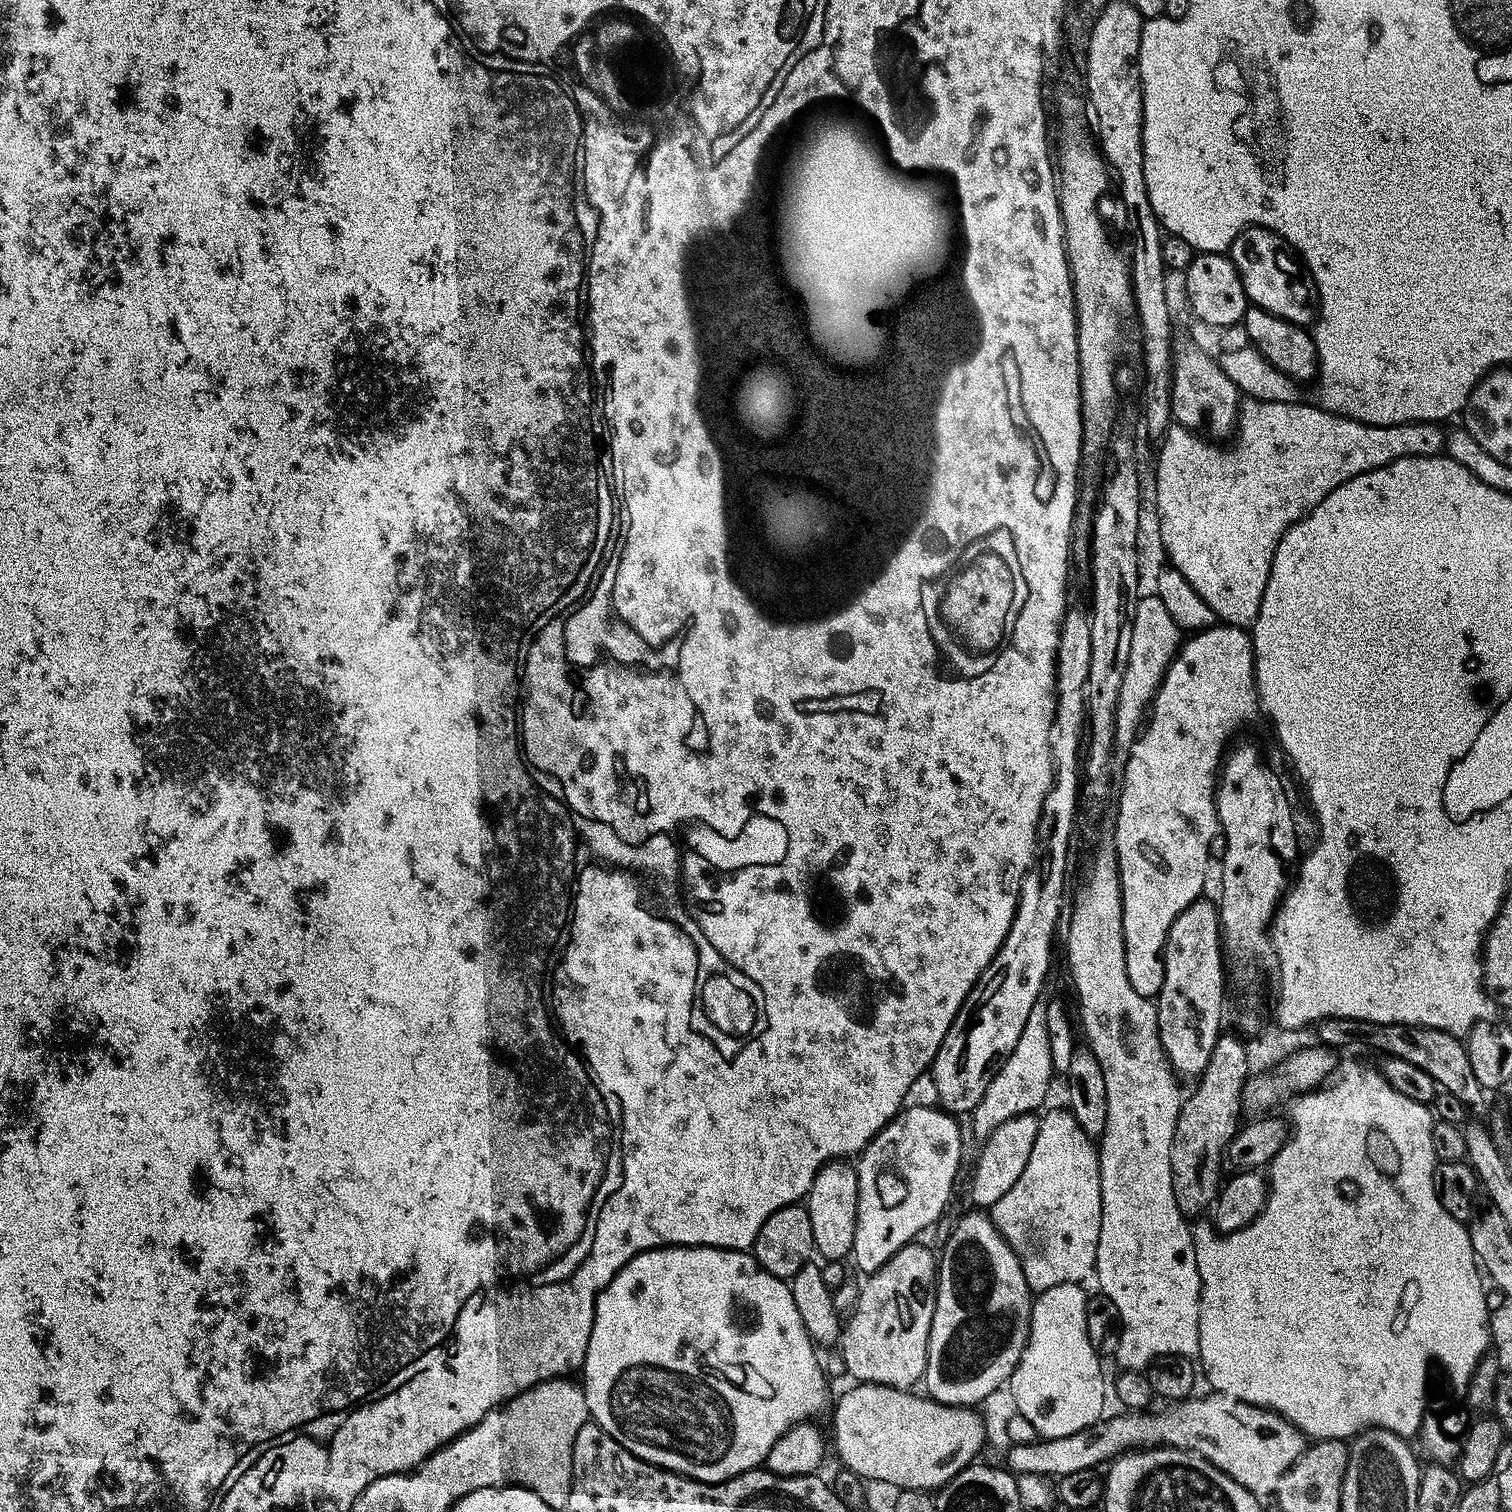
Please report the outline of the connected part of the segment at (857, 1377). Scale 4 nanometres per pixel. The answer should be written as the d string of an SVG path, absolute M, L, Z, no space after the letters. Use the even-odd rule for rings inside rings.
M911 1242L900 1248L896 1253L887 1261L880 1269L873 1271L872 1276L865 1284L859 1285L860 1293L856 1299L856 1304L853 1306L851 1312L847 1313L846 1323L843 1325L840 1333L840 1342L838 1351L840 1356L844 1359L844 1368L853 1376L853 1381L862 1384L885 1384L888 1387L911 1389L912 1383L919 1381L924 1375L927 1366L927 1348L928 1348L928 1335L930 1334L931 1319L934 1318L934 1306L936 1305L936 1282L938 1279L938 1256L934 1251L931 1252L926 1245L920 1244L921 1242Z

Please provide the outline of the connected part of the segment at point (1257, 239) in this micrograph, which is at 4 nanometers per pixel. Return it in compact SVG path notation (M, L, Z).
M1249 226L1234 238L1230 249L1230 255L1238 274L1242 278L1242 286L1248 295L1249 305L1266 310L1278 318L1282 318L1291 324L1308 326L1317 319L1318 301L1316 299L1316 283L1308 272L1303 260L1296 255L1296 252L1278 234L1274 234L1265 228L1254 228Z

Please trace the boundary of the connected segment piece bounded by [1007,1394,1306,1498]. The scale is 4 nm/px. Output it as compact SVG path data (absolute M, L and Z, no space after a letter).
M1211 1394L1212 1396L1200 1396L1187 1398L1168 1406L1165 1412L1129 1411L1126 1416L1112 1416L1101 1419L1091 1428L1070 1434L1066 1438L1054 1438L1046 1440L1037 1439L1030 1444L1012 1444L1008 1452L1007 1467L1013 1473L1019 1475L1040 1475L1045 1478L1059 1478L1075 1472L1087 1472L1099 1469L1099 1464L1111 1462L1123 1452L1131 1452L1141 1448L1155 1448L1167 1446L1181 1448L1187 1452L1197 1452L1206 1462L1210 1462L1220 1472L1225 1472L1238 1486L1242 1486L1247 1492L1264 1498L1264 1495L1275 1493L1276 1482L1294 1466L1306 1447L1306 1437L1284 1416L1272 1412L1269 1408L1259 1408L1256 1404L1247 1404L1241 1400L1235 1400L1229 1396Z

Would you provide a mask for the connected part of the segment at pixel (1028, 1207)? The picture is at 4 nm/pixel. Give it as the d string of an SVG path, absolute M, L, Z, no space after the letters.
M1068 1108L1047 1110L1041 1115L1038 1134L1035 1135L1034 1147L1026 1167L1014 1186L990 1206L990 1219L1015 1251L1033 1293L1045 1292L1056 1285L1080 1284L1095 1273L1101 1226L1099 1151Z

